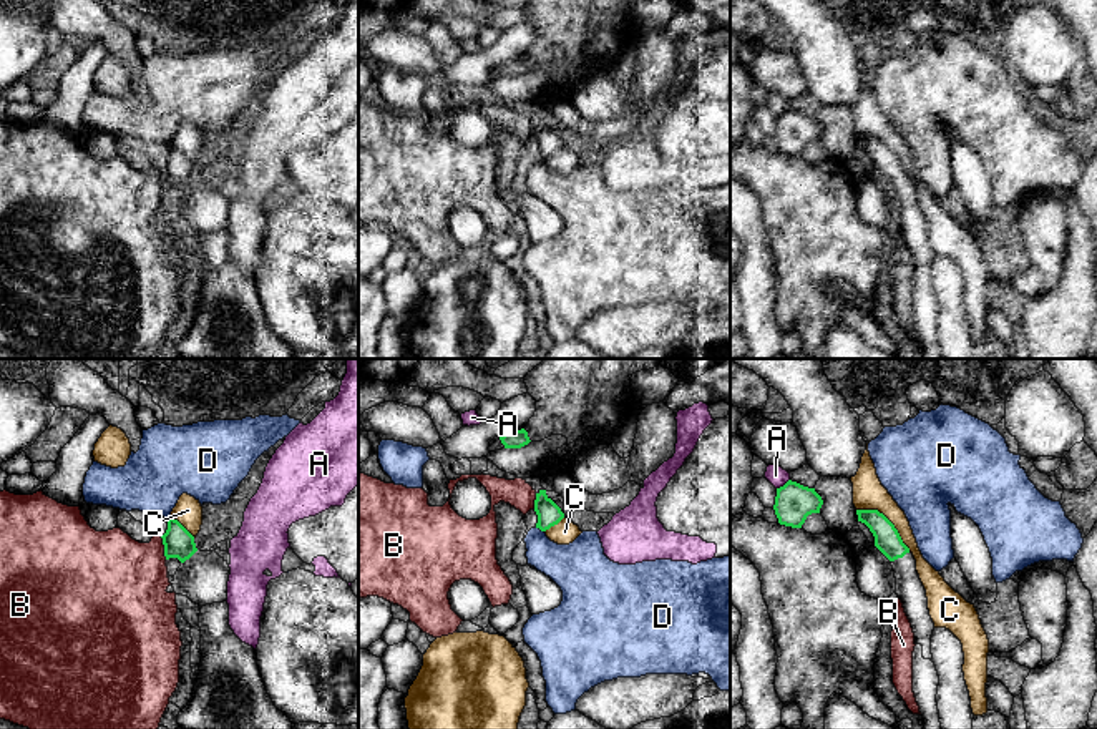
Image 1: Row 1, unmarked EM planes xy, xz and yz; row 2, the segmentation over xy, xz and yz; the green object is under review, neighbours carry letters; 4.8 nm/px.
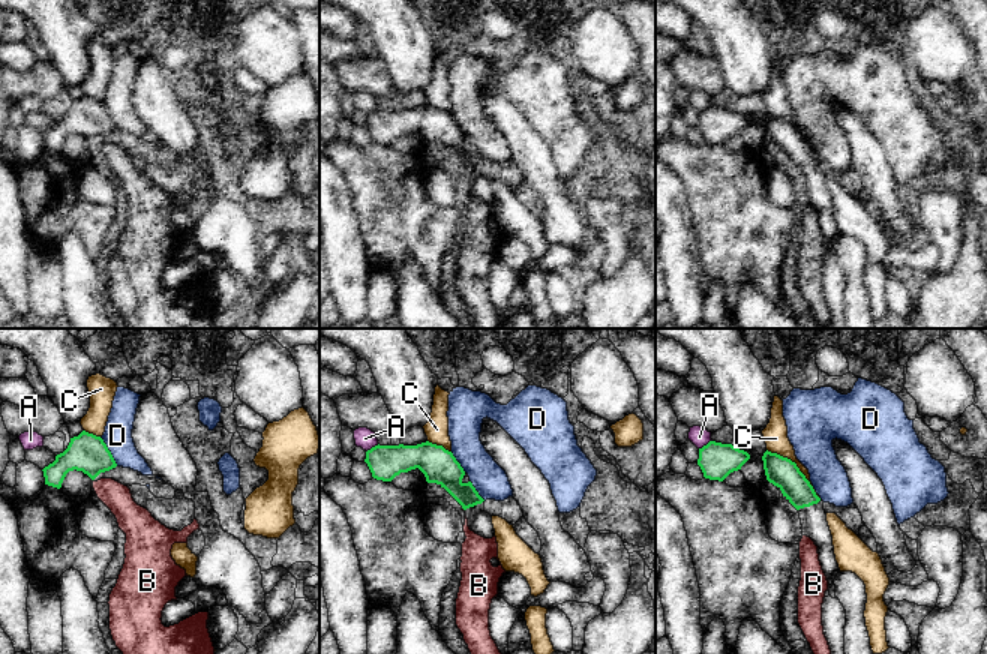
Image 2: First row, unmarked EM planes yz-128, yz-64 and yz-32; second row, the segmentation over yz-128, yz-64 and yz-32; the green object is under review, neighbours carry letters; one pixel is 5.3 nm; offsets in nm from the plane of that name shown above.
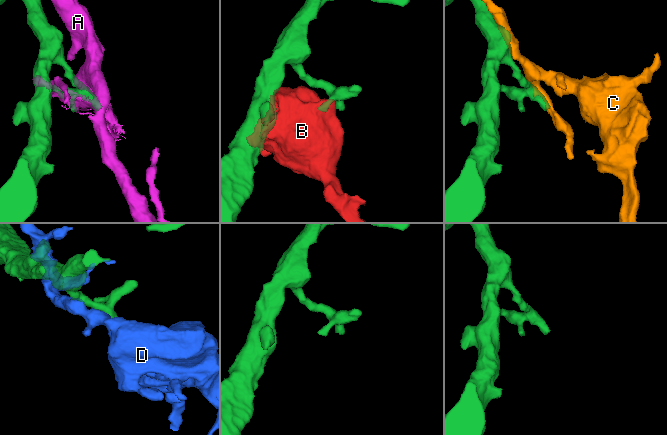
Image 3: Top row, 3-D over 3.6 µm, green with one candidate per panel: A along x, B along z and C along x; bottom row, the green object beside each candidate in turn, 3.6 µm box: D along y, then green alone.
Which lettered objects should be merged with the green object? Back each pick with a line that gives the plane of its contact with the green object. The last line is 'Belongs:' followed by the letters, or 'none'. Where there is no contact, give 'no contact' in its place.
Belongs: none

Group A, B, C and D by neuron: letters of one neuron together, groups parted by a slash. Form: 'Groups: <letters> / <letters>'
Groups: A / B / C / D

